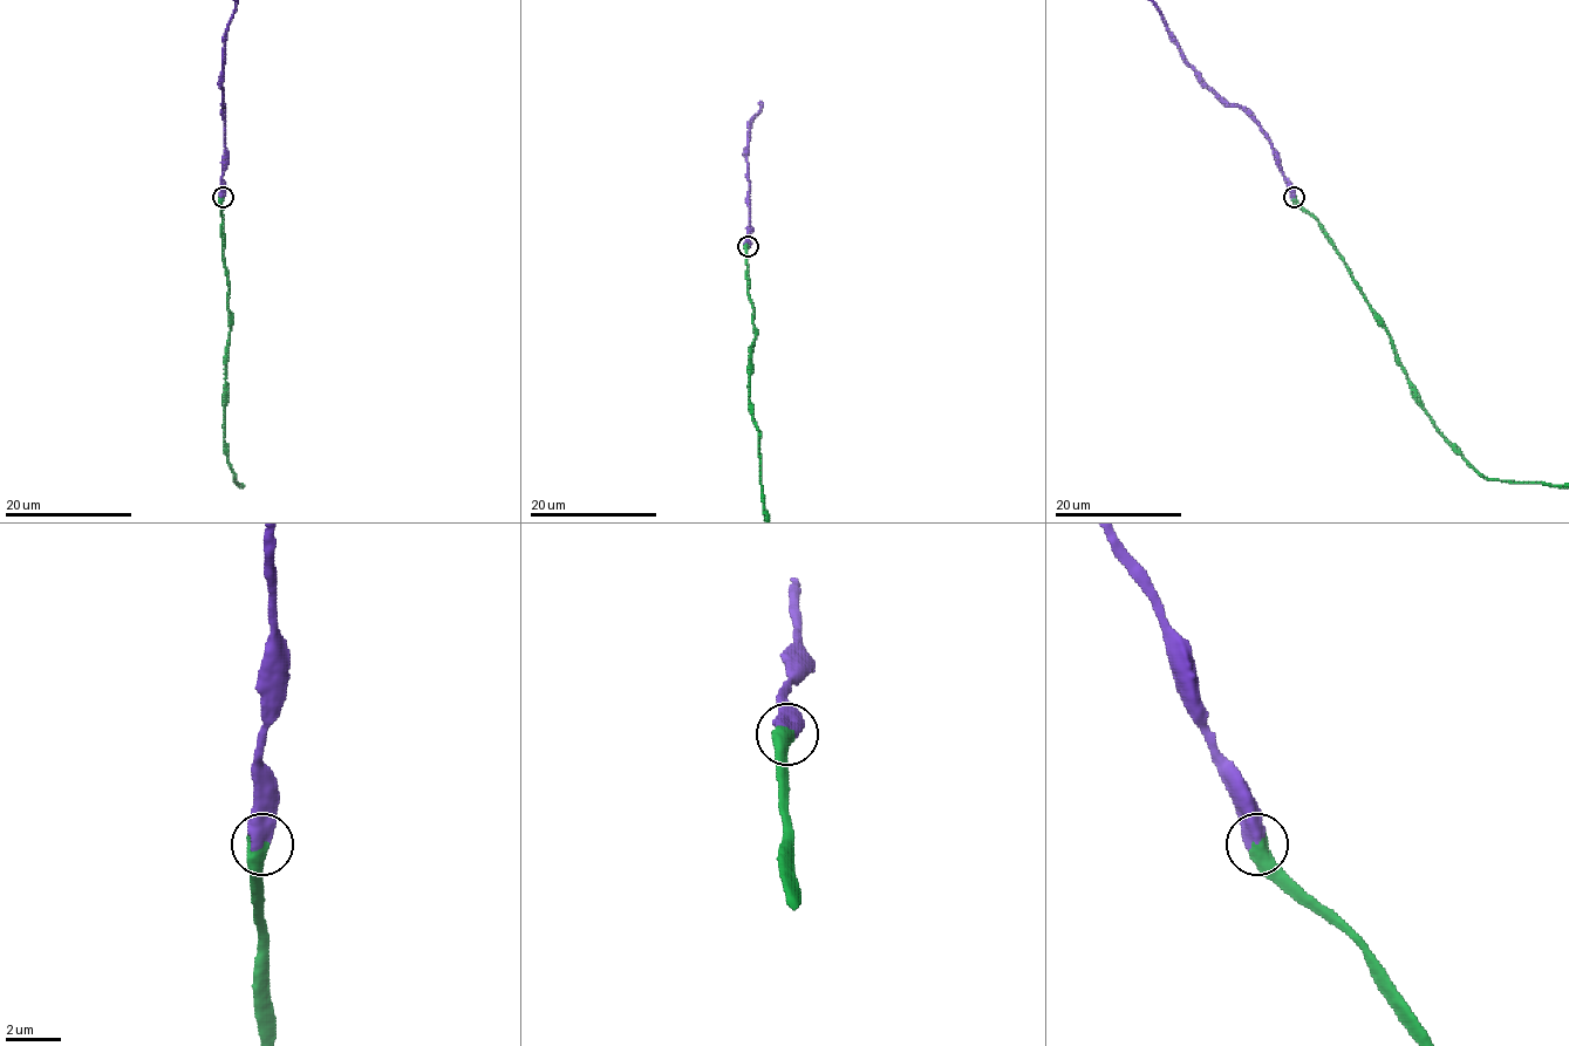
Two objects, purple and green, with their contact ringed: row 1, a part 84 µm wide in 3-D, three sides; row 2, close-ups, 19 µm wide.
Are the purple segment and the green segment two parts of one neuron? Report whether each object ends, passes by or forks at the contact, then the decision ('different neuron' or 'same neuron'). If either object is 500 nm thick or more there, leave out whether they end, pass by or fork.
same neuron

